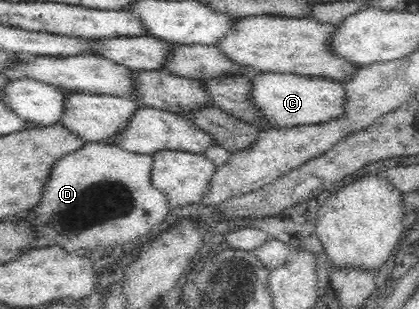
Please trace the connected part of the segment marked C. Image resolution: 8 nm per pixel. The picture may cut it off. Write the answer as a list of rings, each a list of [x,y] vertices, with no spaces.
[[[268,72],[254,77],[252,83],[256,104],[276,127],[330,123],[347,115],[347,89],[342,81],[324,76]]]

